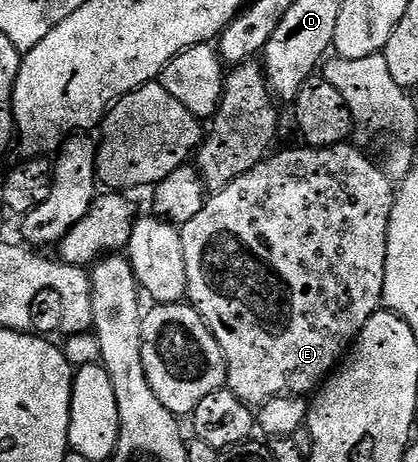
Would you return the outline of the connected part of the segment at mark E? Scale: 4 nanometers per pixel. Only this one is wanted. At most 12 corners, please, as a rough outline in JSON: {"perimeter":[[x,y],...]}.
{"perimeter":[[270,153],[180,227],[239,400],[316,391],[382,309],[395,186]]}

